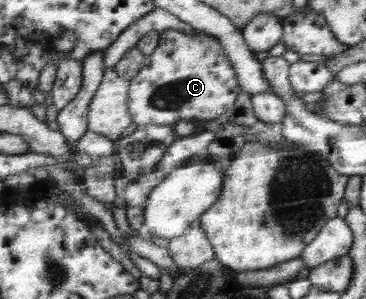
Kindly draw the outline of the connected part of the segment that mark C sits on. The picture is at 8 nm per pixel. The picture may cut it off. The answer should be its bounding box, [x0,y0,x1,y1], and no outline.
[129,29,239,125]

